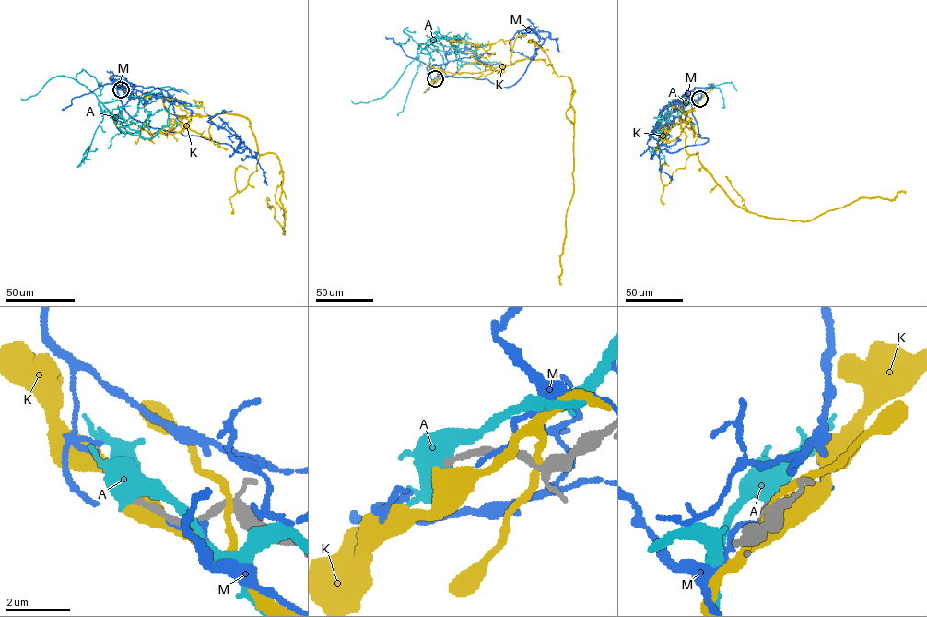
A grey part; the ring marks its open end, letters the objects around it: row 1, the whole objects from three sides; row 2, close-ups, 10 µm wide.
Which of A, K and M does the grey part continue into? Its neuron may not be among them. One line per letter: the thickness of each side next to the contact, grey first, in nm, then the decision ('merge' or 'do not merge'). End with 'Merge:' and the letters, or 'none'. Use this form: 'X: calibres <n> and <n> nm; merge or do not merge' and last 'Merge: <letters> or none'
A: calibres 190 and 500 nm; do not merge
K: calibres 180 and 480 nm; do not merge
M: calibres 200 and 180 nm; do not merge
Merge: none

